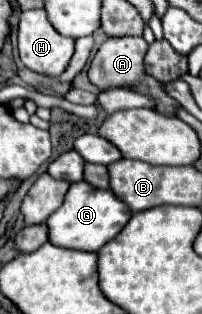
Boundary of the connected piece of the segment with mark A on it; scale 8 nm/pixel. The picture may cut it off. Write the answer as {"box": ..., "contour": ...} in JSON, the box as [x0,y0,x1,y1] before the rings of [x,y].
{"box":[88,37,180,117],"contour":[[[110,37],[106,39],[98,53],[94,55],[90,69],[88,69],[88,79],[100,89],[100,91],[110,91],[110,89],[130,89],[136,93],[148,93],[150,97],[154,97],[156,101],[156,111],[166,115],[166,117],[176,117],[180,111],[180,103],[170,97],[164,89],[164,85],[160,81],[156,81],[154,77],[150,77],[144,71],[144,57],[146,57],[146,49],[148,43],[144,41],[144,37]]]}

